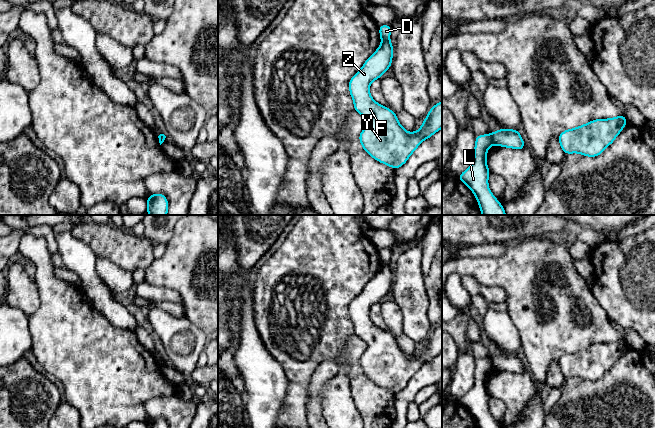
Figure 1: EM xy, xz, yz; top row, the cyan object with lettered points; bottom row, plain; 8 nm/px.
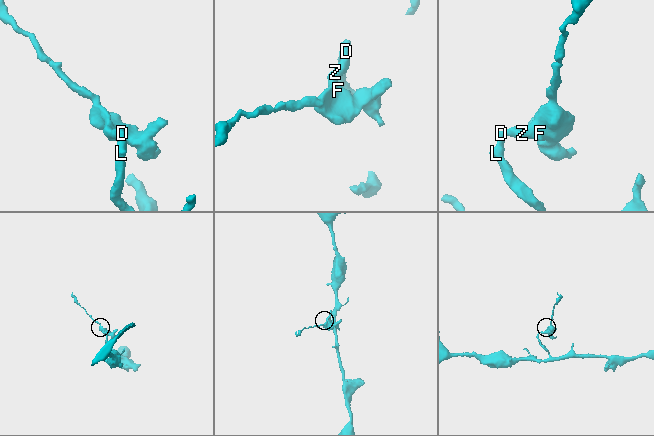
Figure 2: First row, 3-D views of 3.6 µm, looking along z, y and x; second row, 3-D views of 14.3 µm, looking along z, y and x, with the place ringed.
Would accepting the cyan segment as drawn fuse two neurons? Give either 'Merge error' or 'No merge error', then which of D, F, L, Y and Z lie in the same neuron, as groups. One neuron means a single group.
Merge error. Groups: D L / F Y Z

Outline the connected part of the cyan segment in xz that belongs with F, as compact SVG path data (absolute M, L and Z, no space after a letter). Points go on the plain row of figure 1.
M382 265L379 272L365 285L362 292L350 303L349 315L354 326L354 334L363 339L367 348L359 359L359 365L363 373L380 387L397 393L406 387L410 379L416 374L420 367L430 362L442 352L442 325L433 330L424 343L420 354L408 357L399 347L396 338L389 332L374 325L369 317L370 308L391 291L393 282L392 266Z

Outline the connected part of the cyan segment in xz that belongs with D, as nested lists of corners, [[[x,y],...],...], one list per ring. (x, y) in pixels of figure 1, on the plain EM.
[[[391,249],[379,250],[379,257],[382,265],[388,265],[391,257]]]

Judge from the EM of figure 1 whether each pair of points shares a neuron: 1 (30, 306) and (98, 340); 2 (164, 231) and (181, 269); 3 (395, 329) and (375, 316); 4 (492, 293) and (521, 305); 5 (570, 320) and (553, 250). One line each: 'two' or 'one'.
1: two
2: two
3: two
4: two
5: one

